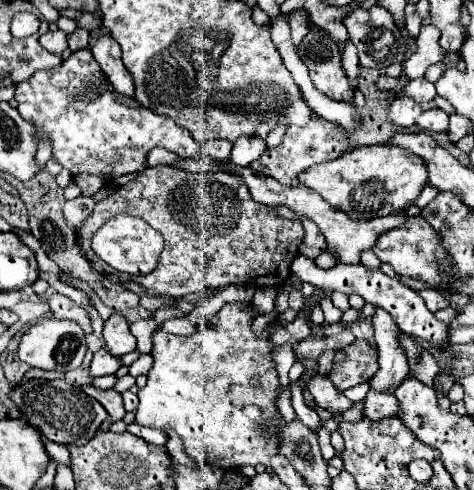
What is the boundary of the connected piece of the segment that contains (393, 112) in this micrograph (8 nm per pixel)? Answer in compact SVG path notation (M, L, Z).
M400 96L400 98L394 98L392 104L390 104L390 118L396 126L400 128L406 128L406 126L412 126L416 124L418 116L422 114L422 106L416 104L412 98L408 96Z

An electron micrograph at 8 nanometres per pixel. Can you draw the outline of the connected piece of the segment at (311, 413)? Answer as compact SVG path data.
M297 382L291 383L292 405L297 417L301 422L312 430L317 430L320 427L320 418L317 412L309 408L303 397L303 390L298 387Z

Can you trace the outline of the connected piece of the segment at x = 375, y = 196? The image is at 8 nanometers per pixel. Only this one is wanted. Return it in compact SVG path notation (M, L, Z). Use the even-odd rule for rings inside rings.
M378 144L378 146L358 146L348 154L342 154L336 160L322 162L316 166L310 166L306 172L298 176L300 184L318 192L332 208L342 210L358 220L370 220L376 216L390 216L404 208L408 208L422 192L422 188L428 182L428 170L424 170L424 160L416 158L416 154L408 154L408 150L400 146L390 144Z

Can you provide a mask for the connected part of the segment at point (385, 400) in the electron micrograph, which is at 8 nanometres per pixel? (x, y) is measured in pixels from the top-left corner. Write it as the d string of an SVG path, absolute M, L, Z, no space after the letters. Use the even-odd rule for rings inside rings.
M370 390L364 402L364 416L370 420L382 420L382 418L394 418L400 414L400 402L396 402L394 394L378 394L376 390Z

